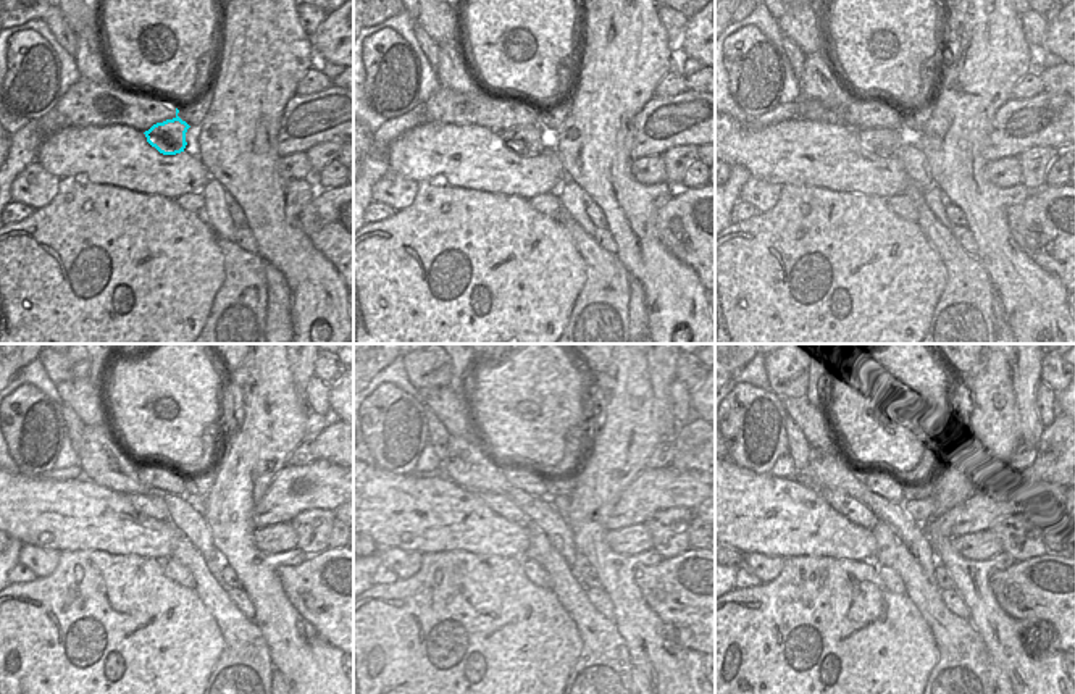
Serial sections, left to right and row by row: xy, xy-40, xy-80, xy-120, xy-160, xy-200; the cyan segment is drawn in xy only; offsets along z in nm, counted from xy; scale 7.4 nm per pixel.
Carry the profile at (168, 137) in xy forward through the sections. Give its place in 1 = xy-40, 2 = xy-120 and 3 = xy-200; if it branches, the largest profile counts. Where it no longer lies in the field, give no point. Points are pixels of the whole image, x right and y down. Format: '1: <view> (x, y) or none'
1: xy-40 (525, 141)
2: xy-120 (149, 505)
3: xy-200 (854, 510)

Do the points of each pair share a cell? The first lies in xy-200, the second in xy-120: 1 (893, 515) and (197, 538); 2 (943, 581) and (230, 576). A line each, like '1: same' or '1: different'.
1: same
2: same

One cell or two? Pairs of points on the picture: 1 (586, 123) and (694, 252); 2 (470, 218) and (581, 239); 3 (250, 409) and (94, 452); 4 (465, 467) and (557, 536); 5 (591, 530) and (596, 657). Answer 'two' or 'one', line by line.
1: two
2: two
3: two
4: one
5: two

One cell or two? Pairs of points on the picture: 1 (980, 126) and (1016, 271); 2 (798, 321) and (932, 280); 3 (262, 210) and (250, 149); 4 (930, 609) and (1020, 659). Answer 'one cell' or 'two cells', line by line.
1: one cell
2: one cell
3: one cell
4: two cells

